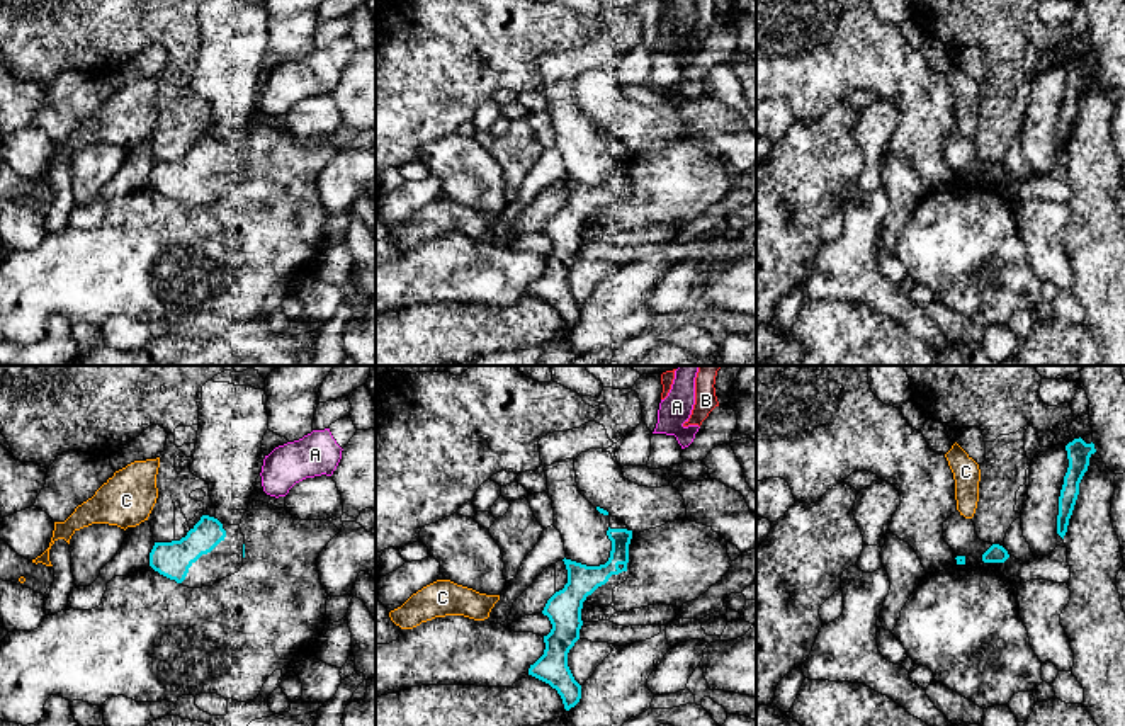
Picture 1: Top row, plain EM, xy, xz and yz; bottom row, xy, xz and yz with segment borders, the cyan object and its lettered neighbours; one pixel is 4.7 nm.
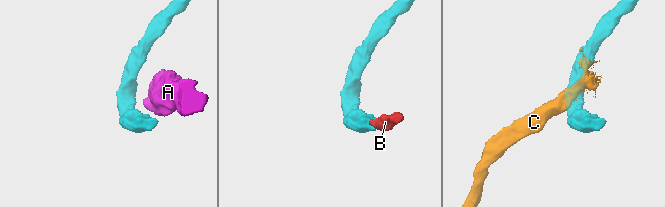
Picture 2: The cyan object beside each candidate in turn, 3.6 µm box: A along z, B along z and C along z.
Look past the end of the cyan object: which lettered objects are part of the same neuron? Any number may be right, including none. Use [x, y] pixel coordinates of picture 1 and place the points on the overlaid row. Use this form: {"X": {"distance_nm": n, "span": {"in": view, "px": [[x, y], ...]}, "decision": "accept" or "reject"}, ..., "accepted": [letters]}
{"A": {"distance_nm": 260, "span": {"in": "xy", "px": [[221, 524], [264, 490]]}, "decision": "reject"}, "B": {"distance_nm": 550, "span": {"in": "xz", "px": [[605, 510], [684, 425]]}, "decision": "accept"}, "C": {"distance_nm": 120, "span": {"in": "xy", "px": [[155, 543], [143, 521]]}, "decision": "reject"}, "accepted": ["B"]}

